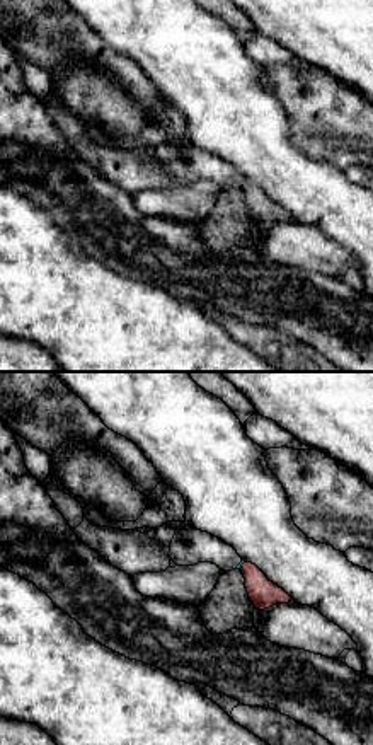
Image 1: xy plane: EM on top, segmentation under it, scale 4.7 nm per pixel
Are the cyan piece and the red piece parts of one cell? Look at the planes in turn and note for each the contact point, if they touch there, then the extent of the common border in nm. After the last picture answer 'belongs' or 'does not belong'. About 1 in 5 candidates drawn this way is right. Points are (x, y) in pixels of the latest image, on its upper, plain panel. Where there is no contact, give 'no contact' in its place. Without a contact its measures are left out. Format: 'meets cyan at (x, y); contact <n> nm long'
meets cyan at (242, 181); contact 50 nm long

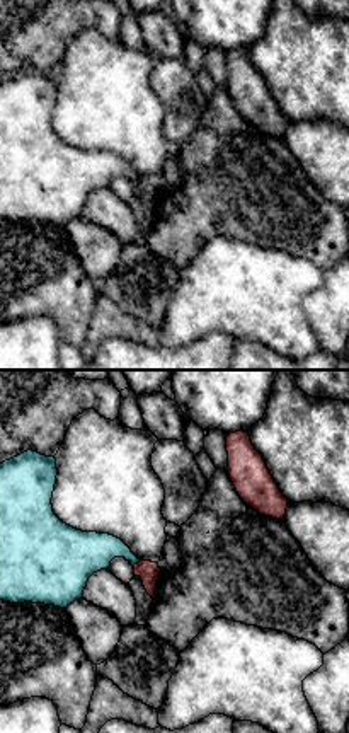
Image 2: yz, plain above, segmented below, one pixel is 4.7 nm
meets cyan at (137, 181); contact 60 nm long

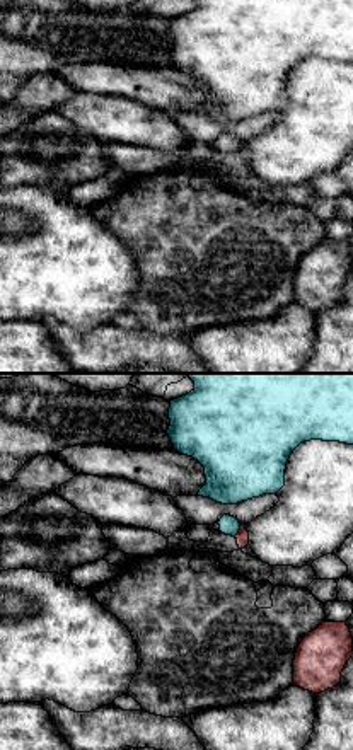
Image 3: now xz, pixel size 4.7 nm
meets cyan at (239, 147); contact 70 nm long

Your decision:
does not belong

